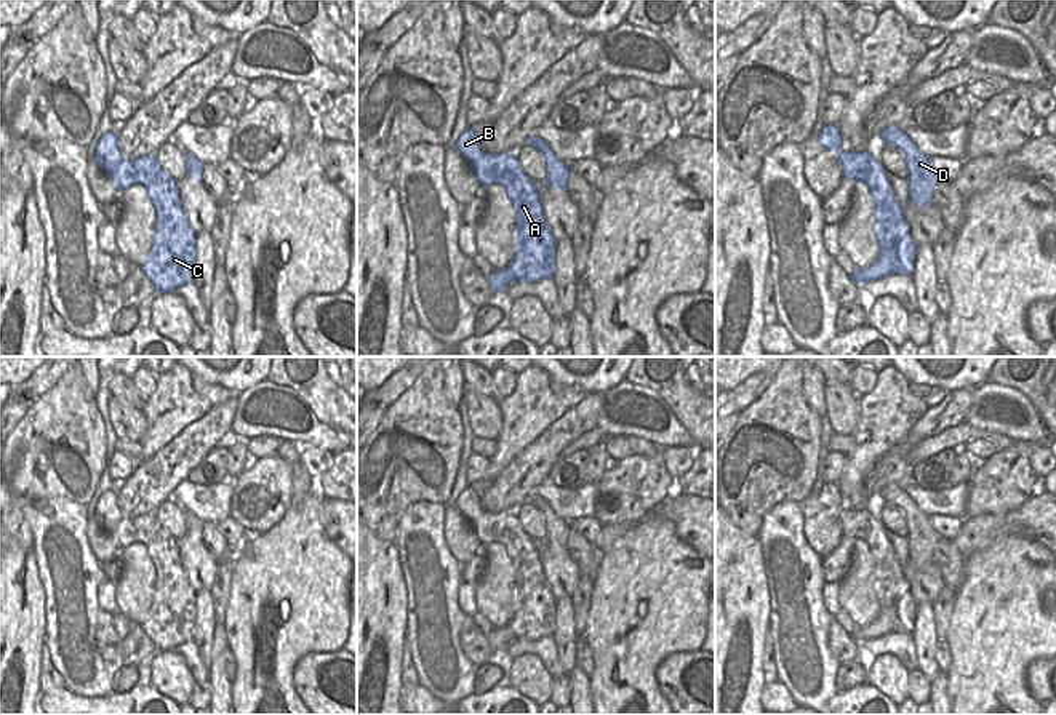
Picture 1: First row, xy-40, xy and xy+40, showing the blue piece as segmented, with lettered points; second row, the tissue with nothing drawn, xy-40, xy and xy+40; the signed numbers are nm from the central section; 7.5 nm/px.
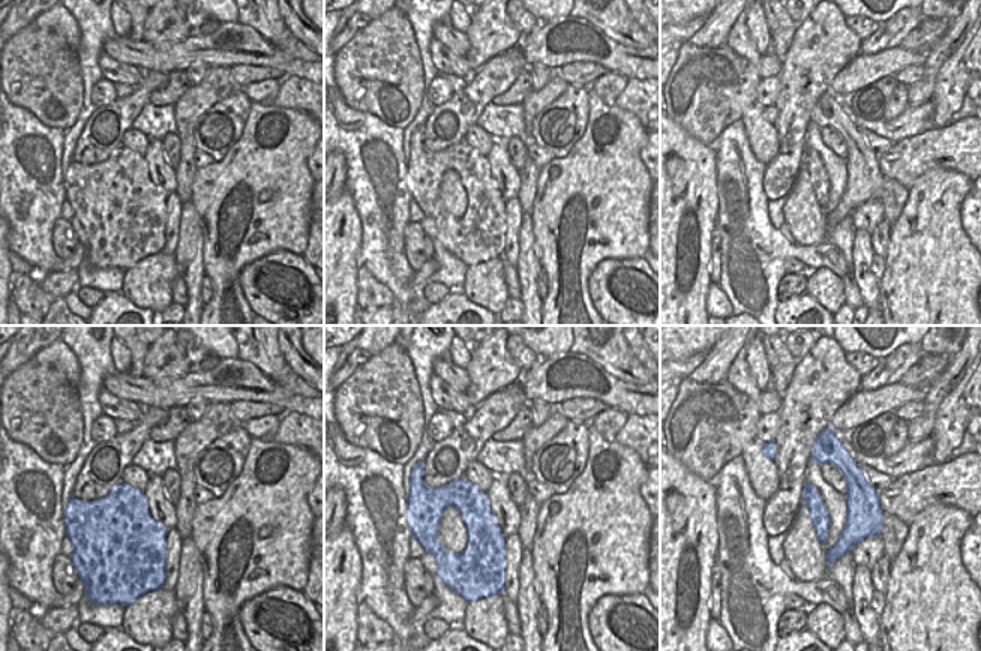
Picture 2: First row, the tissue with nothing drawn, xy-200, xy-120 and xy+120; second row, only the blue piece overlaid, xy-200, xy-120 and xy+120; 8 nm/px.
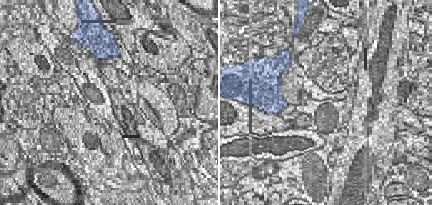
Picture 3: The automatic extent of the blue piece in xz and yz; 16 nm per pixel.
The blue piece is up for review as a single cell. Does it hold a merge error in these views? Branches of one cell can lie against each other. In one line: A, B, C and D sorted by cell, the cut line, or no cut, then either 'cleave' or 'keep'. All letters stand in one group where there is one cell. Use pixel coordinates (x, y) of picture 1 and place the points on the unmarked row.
groups A B C / D; cut xy+40 (884, 610), (892, 610), (898, 619), (892, 631); cleave

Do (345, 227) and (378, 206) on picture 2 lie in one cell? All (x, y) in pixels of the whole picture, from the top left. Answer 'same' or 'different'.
different

